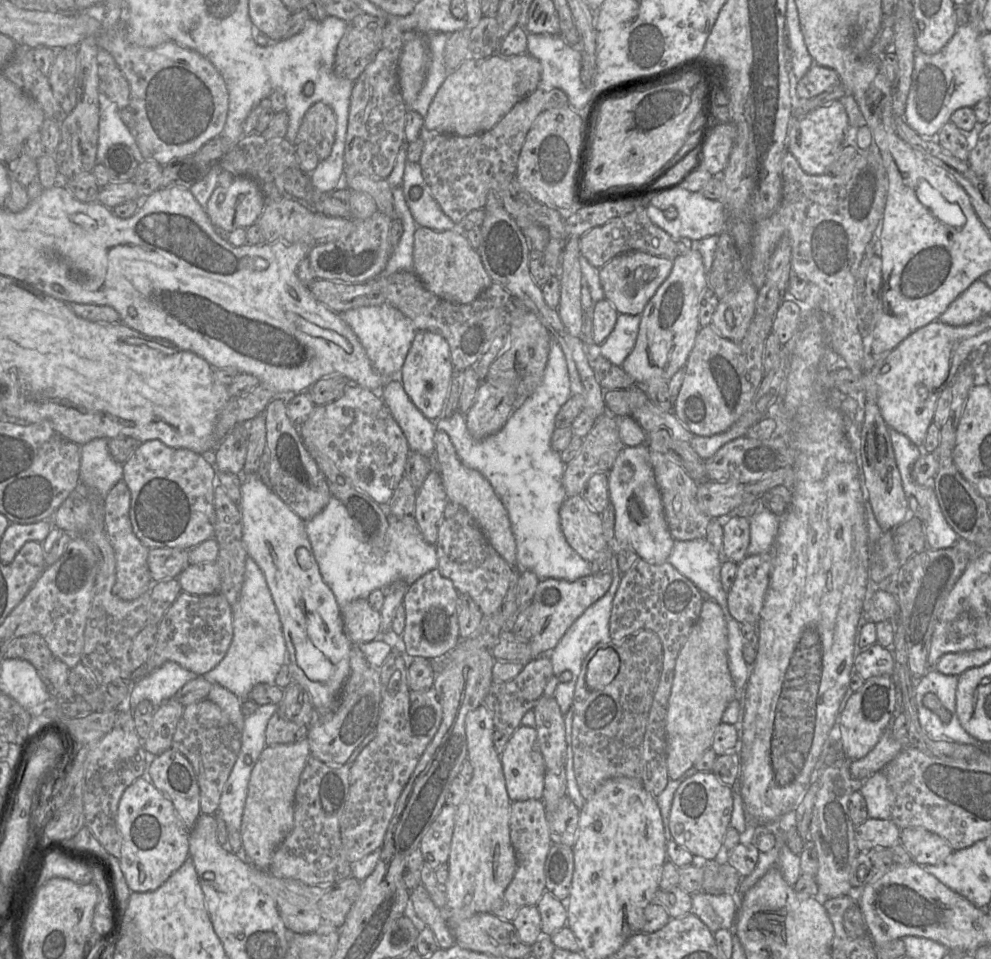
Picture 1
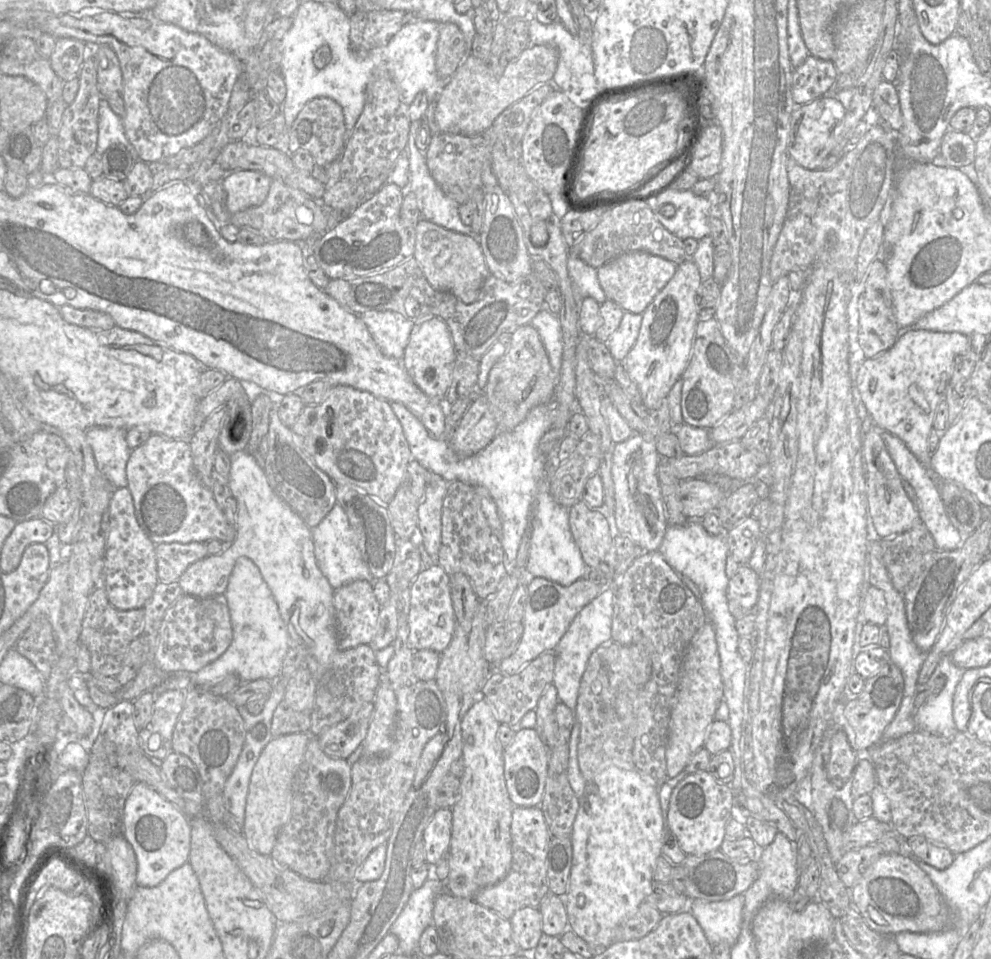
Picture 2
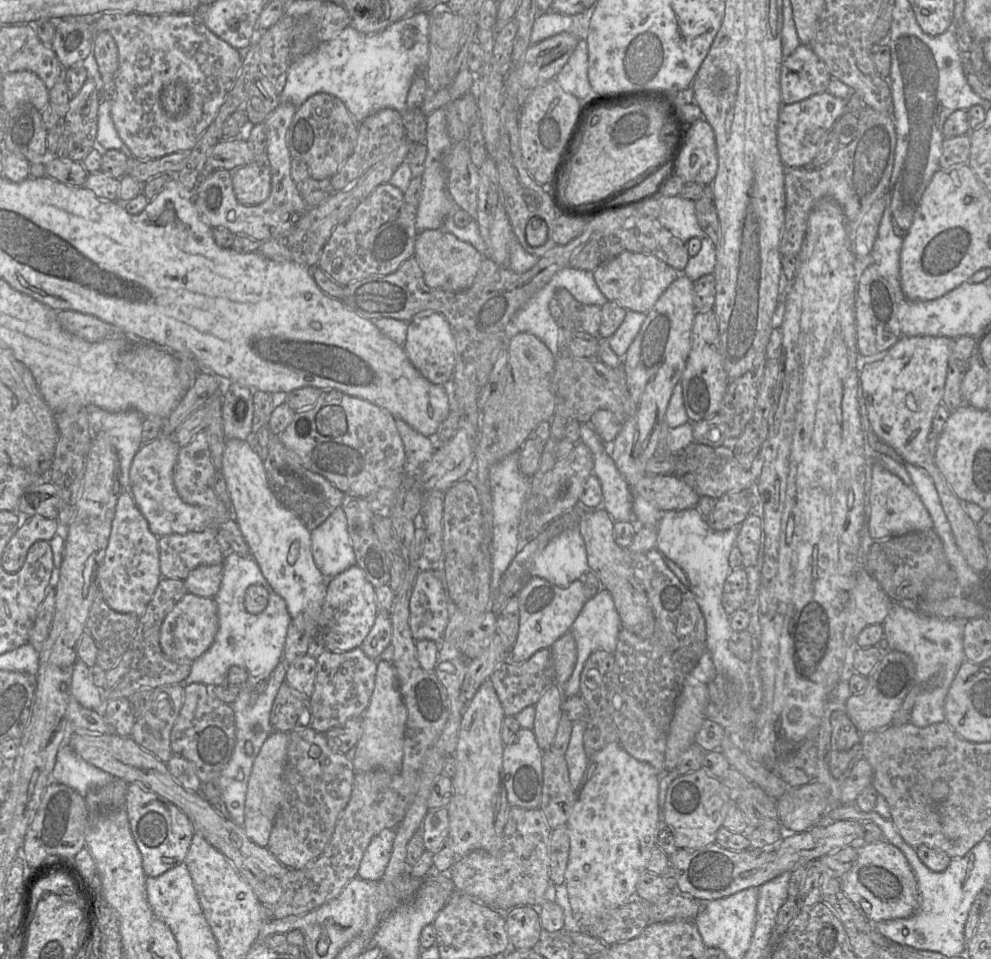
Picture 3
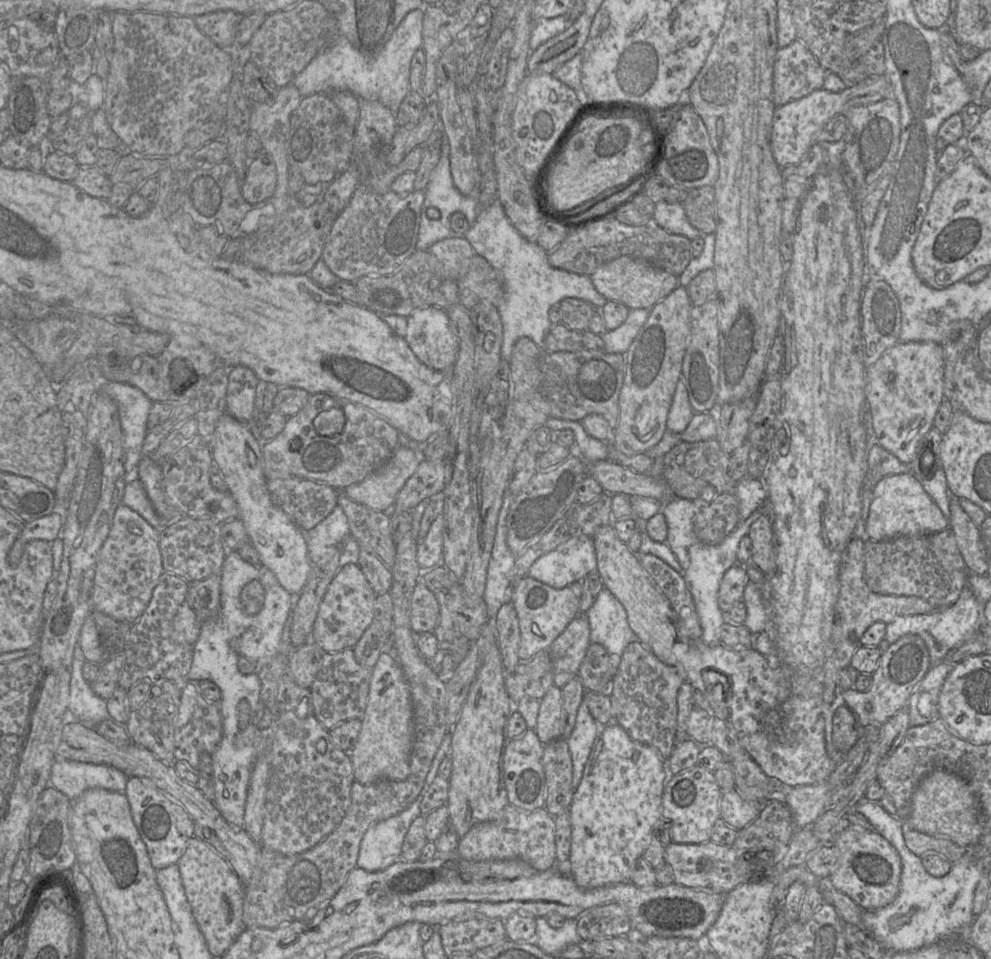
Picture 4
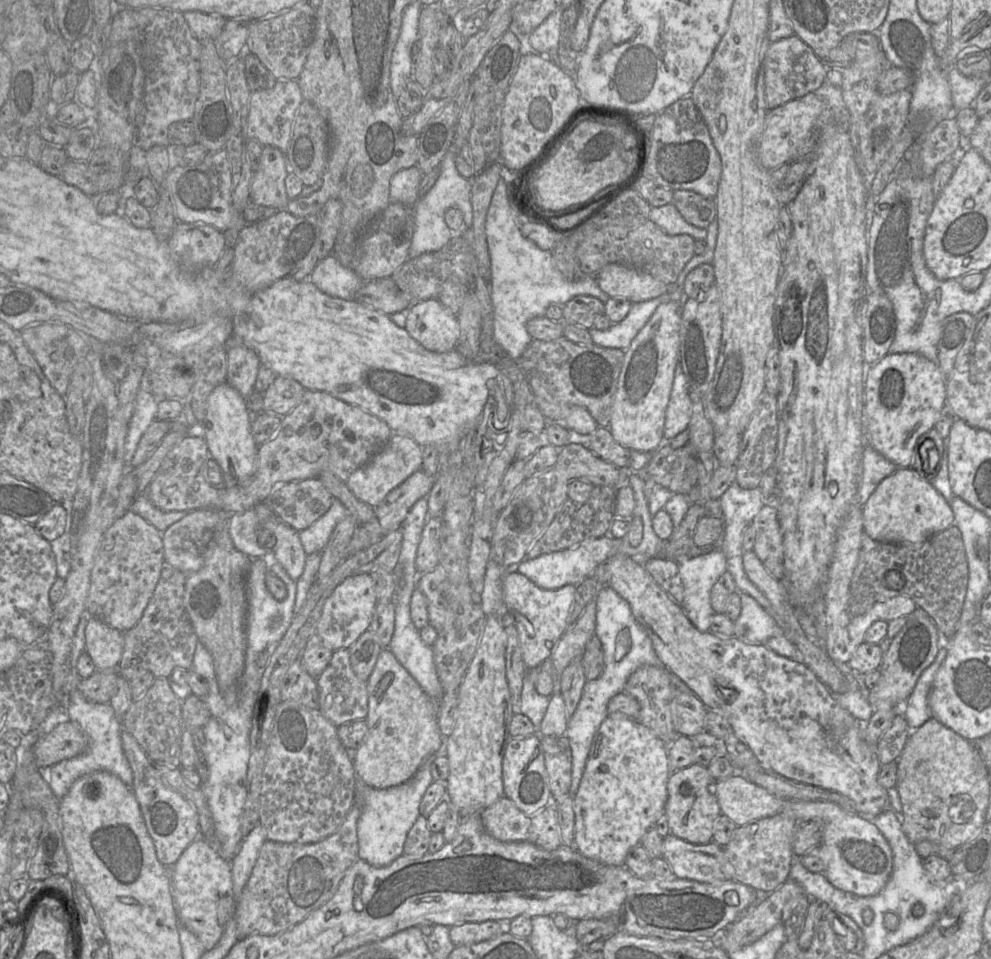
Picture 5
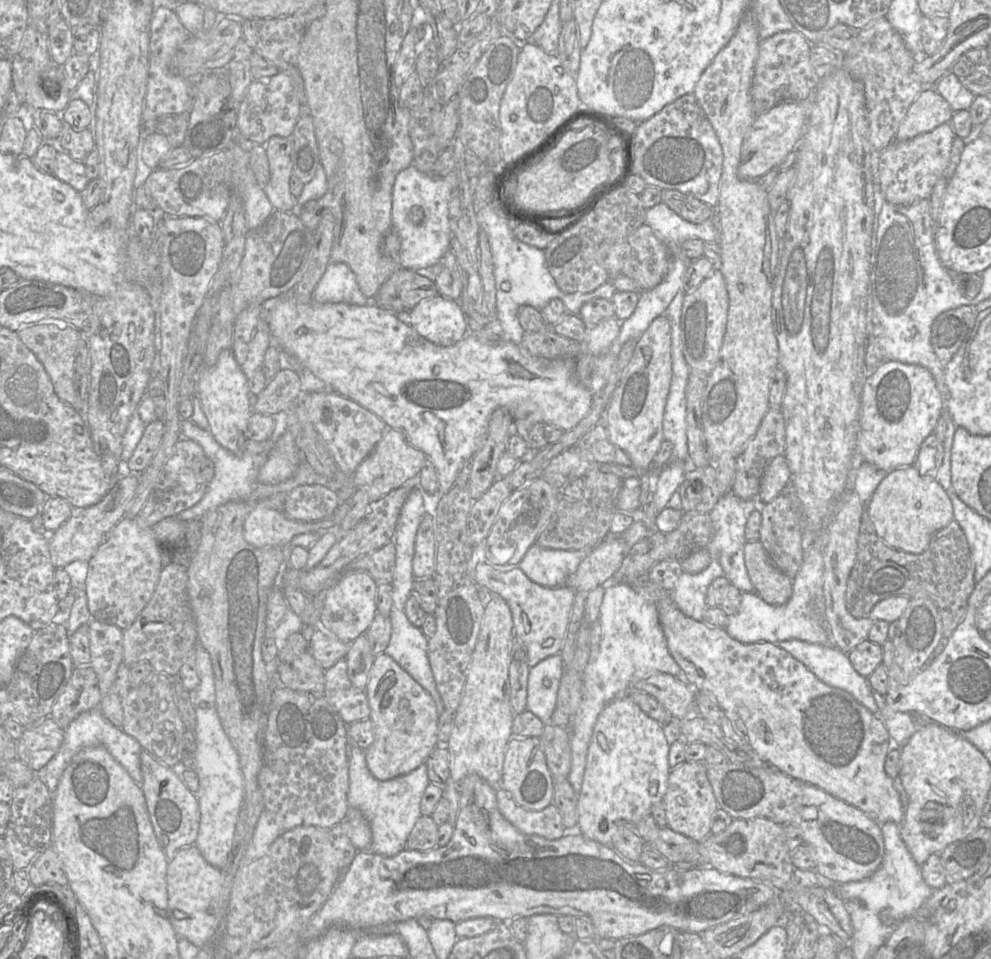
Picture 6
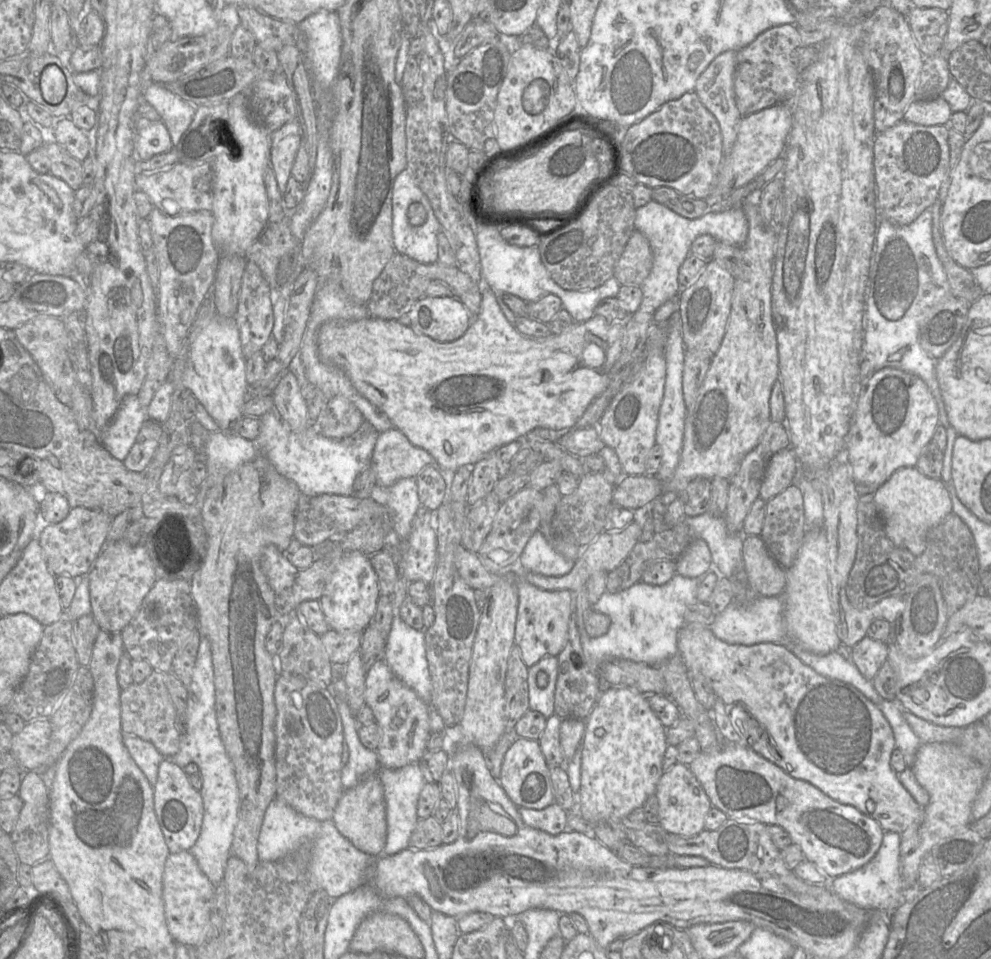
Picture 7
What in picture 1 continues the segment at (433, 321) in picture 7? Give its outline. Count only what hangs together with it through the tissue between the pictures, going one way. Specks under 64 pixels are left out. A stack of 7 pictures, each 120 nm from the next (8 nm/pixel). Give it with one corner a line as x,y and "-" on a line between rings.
417,331
399,374
404,389
414,405
431,421
444,414
454,367
450,347
445,338
432,331

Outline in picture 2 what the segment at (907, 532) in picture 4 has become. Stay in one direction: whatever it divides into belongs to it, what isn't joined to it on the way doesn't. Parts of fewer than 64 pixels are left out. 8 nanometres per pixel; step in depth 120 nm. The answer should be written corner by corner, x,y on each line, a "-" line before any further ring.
872,423
871,428
862,439
862,456
868,511
873,519
876,534
880,539
886,539
911,529
921,520
917,508
904,490
903,479
881,437
882,431
885,430

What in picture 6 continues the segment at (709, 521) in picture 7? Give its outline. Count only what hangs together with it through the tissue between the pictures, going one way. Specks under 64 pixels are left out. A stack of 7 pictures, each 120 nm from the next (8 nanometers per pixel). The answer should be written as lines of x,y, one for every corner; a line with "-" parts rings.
731,491
720,497
713,509
709,512
713,526
713,535
707,545
707,550
711,558
720,563
724,573
723,576
742,593
752,593
755,591
746,570
744,547
747,542
745,538
747,521
751,513
758,508
760,508
758,498
744,500

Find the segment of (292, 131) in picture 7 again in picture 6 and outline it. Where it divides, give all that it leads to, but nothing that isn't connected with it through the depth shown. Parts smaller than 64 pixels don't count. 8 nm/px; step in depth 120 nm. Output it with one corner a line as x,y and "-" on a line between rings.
272,136
264,145
270,179
263,190
274,210
296,211
297,198
289,190
292,175
292,138

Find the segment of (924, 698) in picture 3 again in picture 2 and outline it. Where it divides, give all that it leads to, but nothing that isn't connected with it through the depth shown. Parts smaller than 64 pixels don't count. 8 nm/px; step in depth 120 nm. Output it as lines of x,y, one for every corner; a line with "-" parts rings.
943,668
945,684
937,695
930,695
915,714
916,728
924,732
950,736
958,732
953,719
953,699
957,684
964,671

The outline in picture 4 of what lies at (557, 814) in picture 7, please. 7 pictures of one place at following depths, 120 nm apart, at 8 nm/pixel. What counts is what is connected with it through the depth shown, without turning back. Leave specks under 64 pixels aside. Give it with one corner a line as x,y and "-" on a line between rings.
508,803
498,819
473,825
459,840
457,852
463,859
476,862
520,859
546,871
556,864
555,817
545,807
527,811

